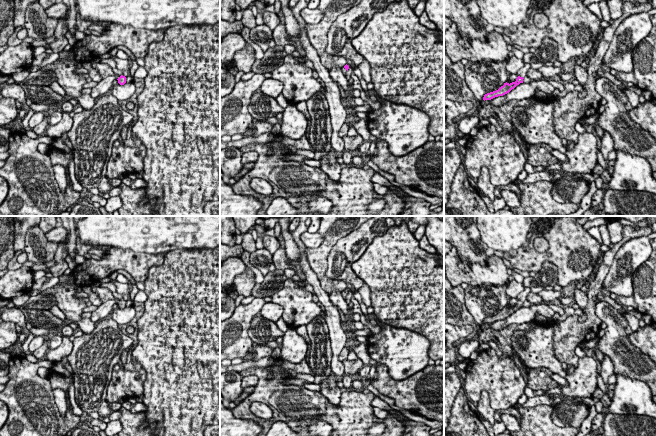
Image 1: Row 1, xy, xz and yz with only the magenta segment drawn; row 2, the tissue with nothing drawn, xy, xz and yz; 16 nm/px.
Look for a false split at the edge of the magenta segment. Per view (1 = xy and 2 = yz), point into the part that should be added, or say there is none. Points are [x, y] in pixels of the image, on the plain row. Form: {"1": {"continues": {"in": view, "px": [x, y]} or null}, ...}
{"1": {"continues": null}, "2": {"continues": {"in": "yz", "px": [522, 296]}}}

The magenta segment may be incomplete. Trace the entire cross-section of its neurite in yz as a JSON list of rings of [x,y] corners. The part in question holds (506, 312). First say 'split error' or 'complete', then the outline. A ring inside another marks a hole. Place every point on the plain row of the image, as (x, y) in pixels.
split error; [[[525,287],[525,289],[518,294],[518,296],[517,296],[518,301],[517,301],[515,306],[512,306],[510,308],[507,307],[507,306],[504,307],[504,309],[501,310],[498,314],[485,318],[484,321],[483,321],[483,324],[484,325],[485,324],[491,324],[495,321],[503,320],[503,319],[509,317],[517,309],[519,309],[520,307],[523,307],[523,303],[526,300],[527,295],[530,292],[531,292],[531,288],[530,287]]]

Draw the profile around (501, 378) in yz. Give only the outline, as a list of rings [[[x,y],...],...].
[[[493,348],[480,352],[476,360],[469,360],[465,372],[466,396],[477,403],[481,392],[487,391],[495,411],[514,406],[527,387],[514,361],[509,357],[500,359]]]

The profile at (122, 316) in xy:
[[[125,307],[124,309],[117,308],[111,312],[110,317],[118,324],[130,324],[135,317],[135,309],[132,307]]]

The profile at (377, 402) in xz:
[[[377,396],[373,399],[372,406],[380,408],[382,410],[387,409],[389,411],[389,413],[401,423],[408,419],[401,412],[393,410],[385,401],[381,400]]]

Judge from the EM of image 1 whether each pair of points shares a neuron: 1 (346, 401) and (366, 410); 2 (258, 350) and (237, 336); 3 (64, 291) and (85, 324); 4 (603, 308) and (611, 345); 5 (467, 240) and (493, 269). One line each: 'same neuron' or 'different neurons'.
1: same neuron
2: different neurons
3: same neuron
4: same neuron
5: different neurons

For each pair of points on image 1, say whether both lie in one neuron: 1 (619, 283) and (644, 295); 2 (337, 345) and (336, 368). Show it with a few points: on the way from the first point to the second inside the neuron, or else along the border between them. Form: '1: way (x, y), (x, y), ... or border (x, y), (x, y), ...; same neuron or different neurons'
1: border (638, 267), (632, 277), (632, 294); different neurons
2: way (336, 351), (335, 362); same neuron

